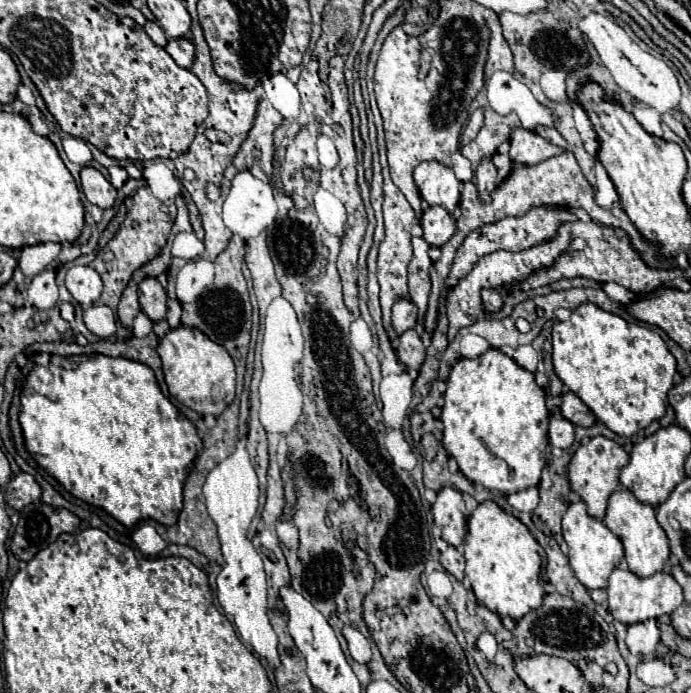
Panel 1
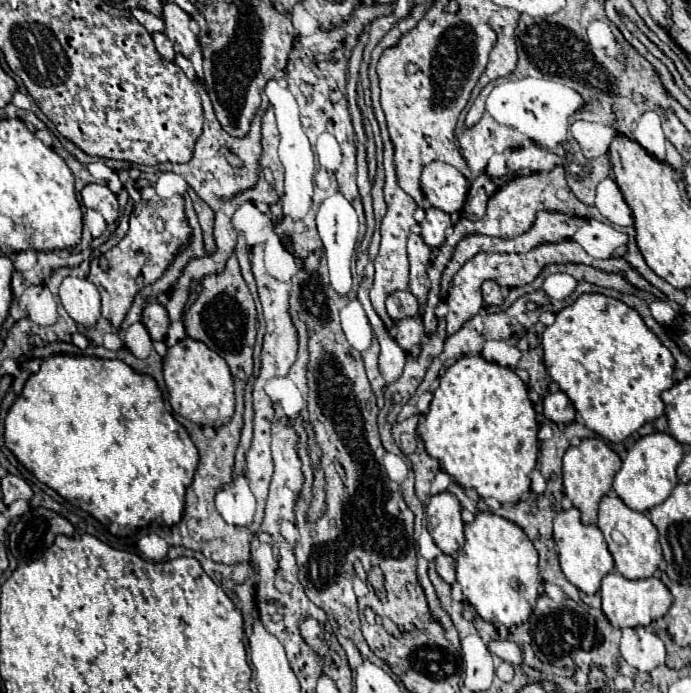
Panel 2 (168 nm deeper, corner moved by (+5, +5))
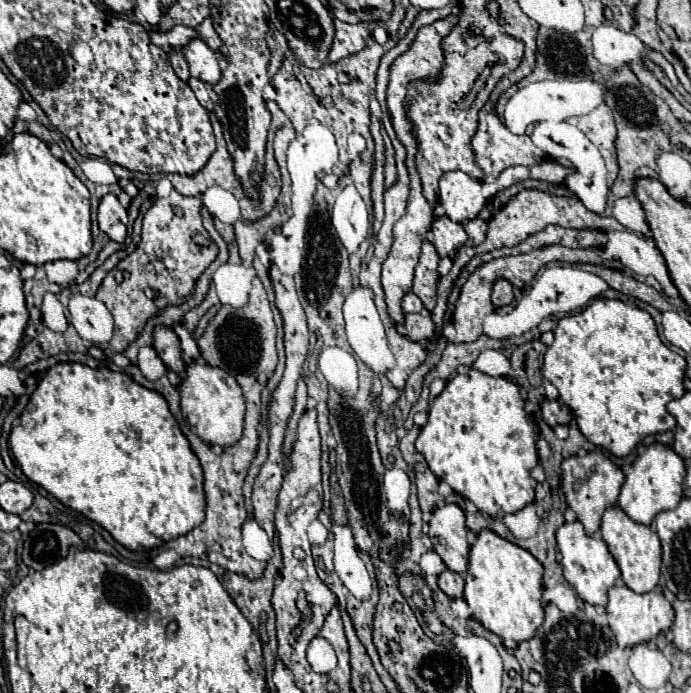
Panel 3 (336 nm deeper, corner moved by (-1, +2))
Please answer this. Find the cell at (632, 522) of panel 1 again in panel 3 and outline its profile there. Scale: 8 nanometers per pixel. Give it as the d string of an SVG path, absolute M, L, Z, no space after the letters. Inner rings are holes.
M612 505L604 511L600 533L602 533L602 541L608 545L610 555L614 557L614 561L622 571L624 585L636 593L648 593L656 589L660 579L660 563L662 563L660 539L656 539L656 533L650 527L632 521L618 505Z

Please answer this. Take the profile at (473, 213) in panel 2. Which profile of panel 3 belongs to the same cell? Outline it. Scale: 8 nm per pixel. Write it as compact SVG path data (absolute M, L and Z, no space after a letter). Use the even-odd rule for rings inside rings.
M472 219L472 221L468 221L466 223L466 233L468 233L468 241L466 241L466 245L468 247L476 247L476 245L480 245L482 241L484 241L484 237L486 237L486 221L482 221L482 219Z

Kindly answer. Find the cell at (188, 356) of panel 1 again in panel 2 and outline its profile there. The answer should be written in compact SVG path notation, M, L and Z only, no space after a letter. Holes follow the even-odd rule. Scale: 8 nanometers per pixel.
M186 336L184 340L176 342L168 348L164 360L164 378L170 392L170 404L176 414L196 422L196 424L210 424L220 426L230 420L234 412L234 386L232 386L232 374L226 364L226 360L210 350L202 340Z

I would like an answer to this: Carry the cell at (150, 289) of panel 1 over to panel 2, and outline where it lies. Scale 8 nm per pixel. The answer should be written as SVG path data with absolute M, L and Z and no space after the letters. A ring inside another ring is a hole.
M148 300L142 310L142 324L148 328L154 340L164 340L168 324L170 324L166 308L156 300Z

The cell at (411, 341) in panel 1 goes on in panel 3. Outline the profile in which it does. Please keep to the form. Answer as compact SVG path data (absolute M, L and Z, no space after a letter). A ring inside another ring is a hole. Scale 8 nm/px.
M410 313L406 315L406 337L412 341L430 339L434 333L434 321L428 313Z

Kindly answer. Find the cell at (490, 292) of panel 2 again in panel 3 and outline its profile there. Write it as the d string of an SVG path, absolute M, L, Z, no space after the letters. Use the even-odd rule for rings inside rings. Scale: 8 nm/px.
M498 279L494 283L494 289L492 289L492 303L494 307L504 307L504 305L510 305L514 301L514 287L510 281L506 279Z

